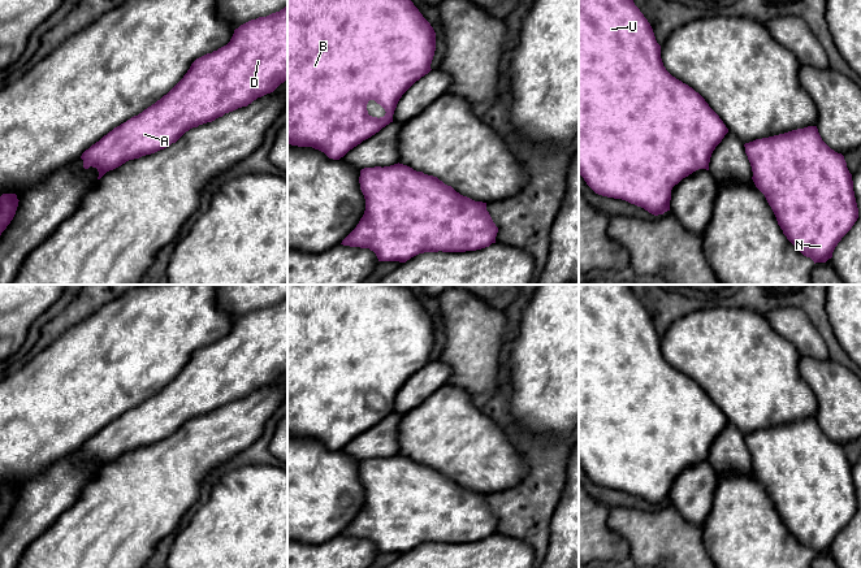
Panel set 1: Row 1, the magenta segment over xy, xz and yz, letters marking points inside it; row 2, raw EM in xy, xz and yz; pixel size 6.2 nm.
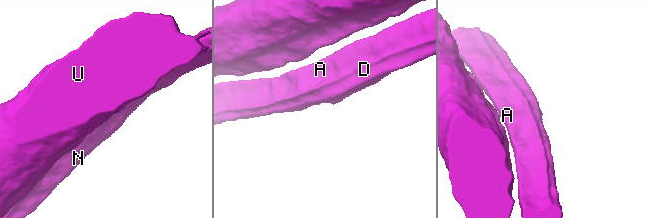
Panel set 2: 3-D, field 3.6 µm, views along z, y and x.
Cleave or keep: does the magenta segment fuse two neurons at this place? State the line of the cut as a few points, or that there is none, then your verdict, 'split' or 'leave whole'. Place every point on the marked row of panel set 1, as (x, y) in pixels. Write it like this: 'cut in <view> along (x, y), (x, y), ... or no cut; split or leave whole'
cut in xz along (362, 169), (364, 172), (393, 170); split

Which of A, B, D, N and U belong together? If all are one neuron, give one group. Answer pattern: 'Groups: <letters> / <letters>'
Groups: A D N / B U

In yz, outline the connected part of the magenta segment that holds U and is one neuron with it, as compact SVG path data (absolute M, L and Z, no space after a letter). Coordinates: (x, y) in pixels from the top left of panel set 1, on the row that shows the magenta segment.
M579 0L579 174L596 194L626 200L654 216L663 214L670 211L672 187L698 169L709 170L711 153L727 133L705 99L666 70L653 29L633 0Z

